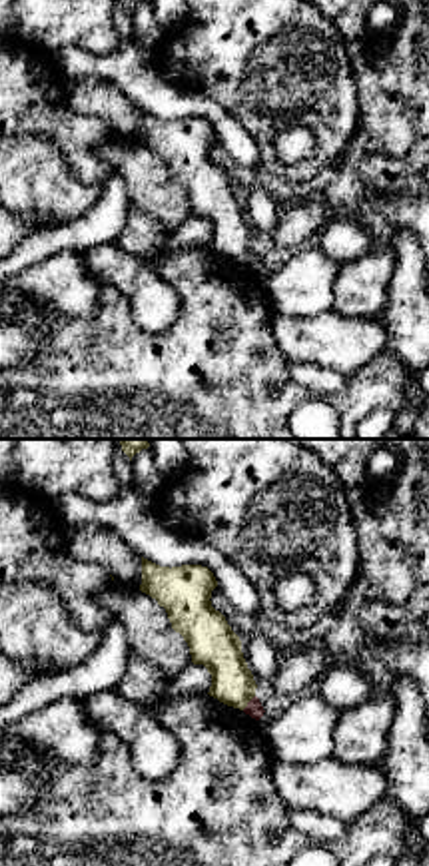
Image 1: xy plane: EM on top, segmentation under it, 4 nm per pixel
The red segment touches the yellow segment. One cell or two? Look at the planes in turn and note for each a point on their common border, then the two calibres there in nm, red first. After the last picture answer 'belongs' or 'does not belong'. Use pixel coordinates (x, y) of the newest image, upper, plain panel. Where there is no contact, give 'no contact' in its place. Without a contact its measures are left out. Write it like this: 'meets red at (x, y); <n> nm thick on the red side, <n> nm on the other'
meets red at (248, 256); 70 nm thick on the red side, 180 nm on the other

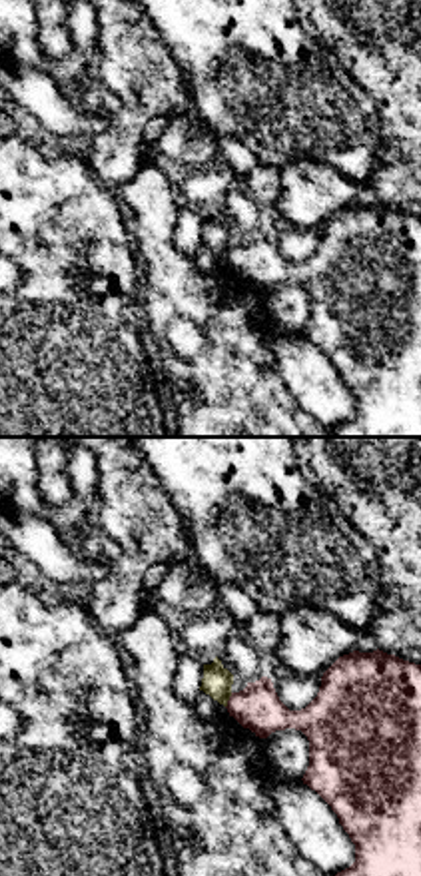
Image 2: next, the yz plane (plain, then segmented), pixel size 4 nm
meets red at (228, 254); 190 nm thick on the red side, 120 nm on the other

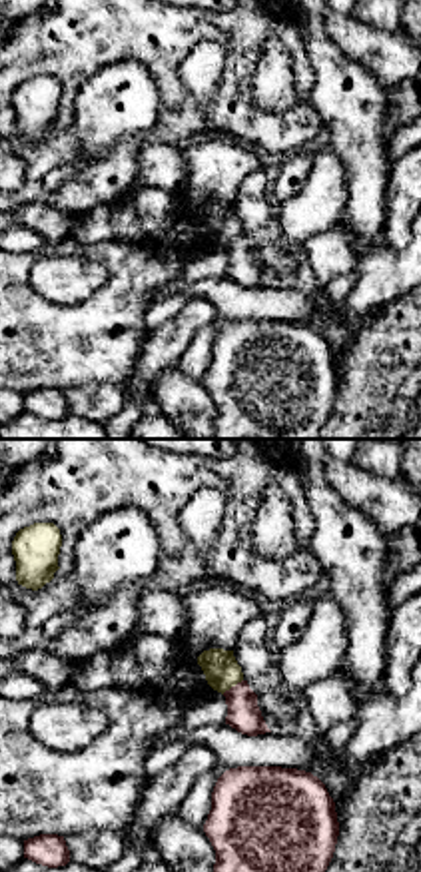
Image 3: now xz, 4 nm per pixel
meets red at (232, 240); 140 nm thick on the red side, 140 nm on the other

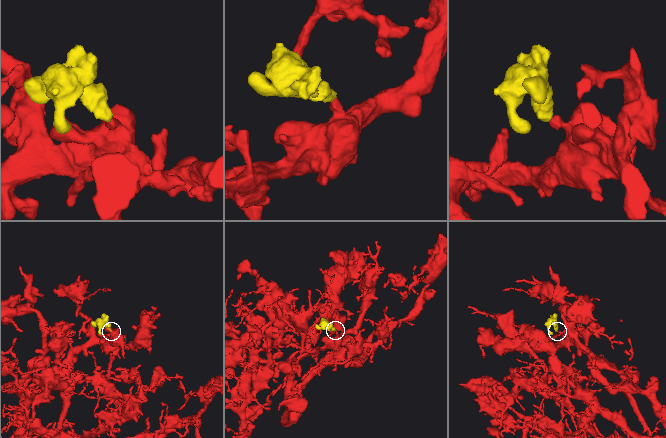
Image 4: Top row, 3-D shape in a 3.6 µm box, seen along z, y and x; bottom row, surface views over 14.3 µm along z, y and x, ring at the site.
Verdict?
does not belong

